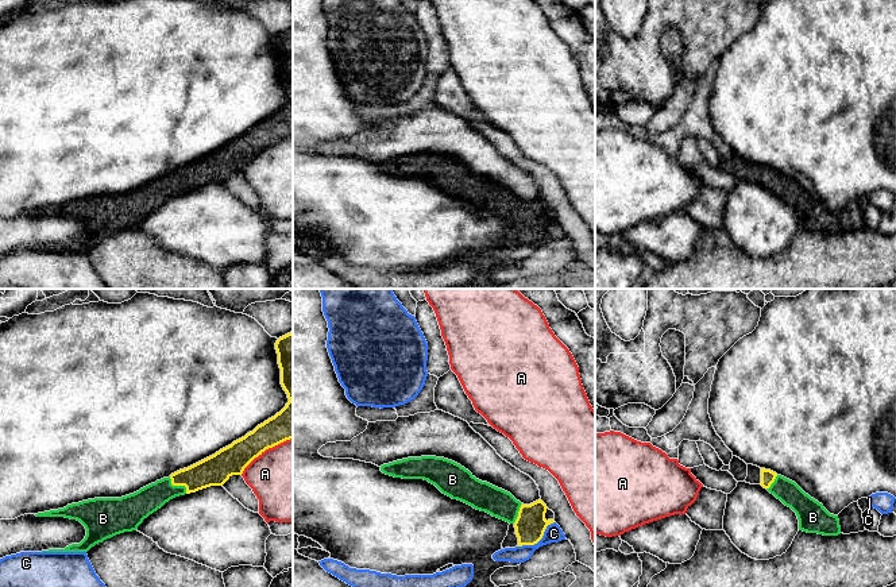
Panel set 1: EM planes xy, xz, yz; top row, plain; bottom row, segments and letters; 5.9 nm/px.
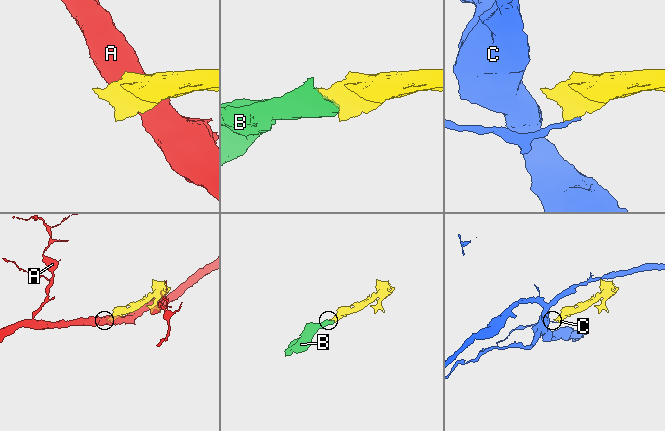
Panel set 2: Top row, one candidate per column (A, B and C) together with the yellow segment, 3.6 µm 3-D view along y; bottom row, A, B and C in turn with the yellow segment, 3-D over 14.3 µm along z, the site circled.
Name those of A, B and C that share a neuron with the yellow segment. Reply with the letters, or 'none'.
B

